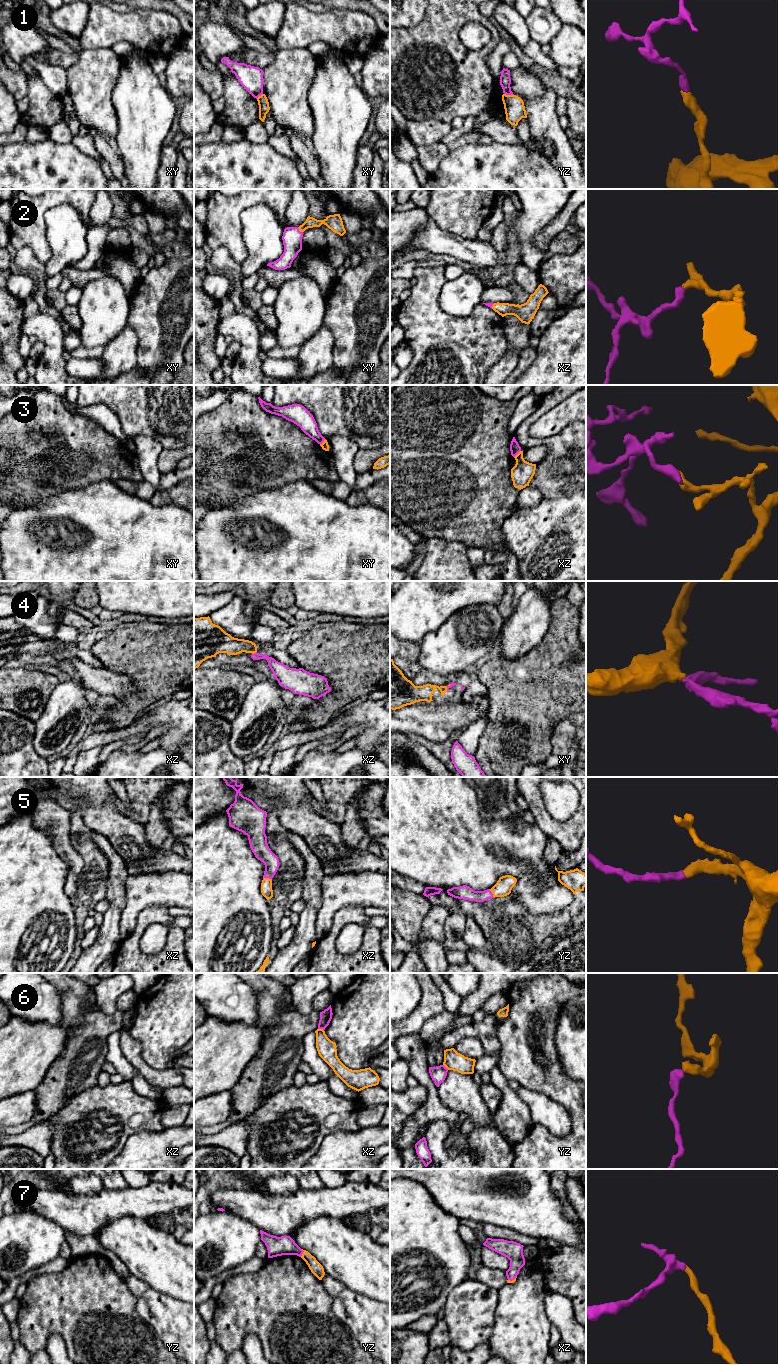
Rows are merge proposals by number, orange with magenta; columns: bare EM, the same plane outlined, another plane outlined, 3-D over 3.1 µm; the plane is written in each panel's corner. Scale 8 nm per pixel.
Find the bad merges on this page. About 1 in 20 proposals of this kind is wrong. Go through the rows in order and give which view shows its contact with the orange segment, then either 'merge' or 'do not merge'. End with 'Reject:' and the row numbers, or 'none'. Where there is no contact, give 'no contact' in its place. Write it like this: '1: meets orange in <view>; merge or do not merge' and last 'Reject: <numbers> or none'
1: meets orange in yz; do not merge
2: meets orange in xy; merge
3: meets orange in xz; do not merge
4: meets orange in xz; merge
5: meets orange in xz; merge
6: meets orange in xz; do not merge
7: meets orange in yz; merge
Reject: 1, 3, 6

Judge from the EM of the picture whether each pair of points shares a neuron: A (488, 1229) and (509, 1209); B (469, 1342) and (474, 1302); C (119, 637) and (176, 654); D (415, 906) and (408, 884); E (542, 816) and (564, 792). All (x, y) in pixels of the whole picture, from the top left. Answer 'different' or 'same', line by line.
A: different
B: same
C: same
D: different
E: different

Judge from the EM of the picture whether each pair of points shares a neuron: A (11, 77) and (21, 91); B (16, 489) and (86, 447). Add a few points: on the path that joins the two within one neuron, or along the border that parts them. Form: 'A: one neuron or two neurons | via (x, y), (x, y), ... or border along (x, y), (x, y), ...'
A: one neuron | via (13, 80), (19, 88)
B: one neuron | via (33, 472), (58, 452), (69, 452)

